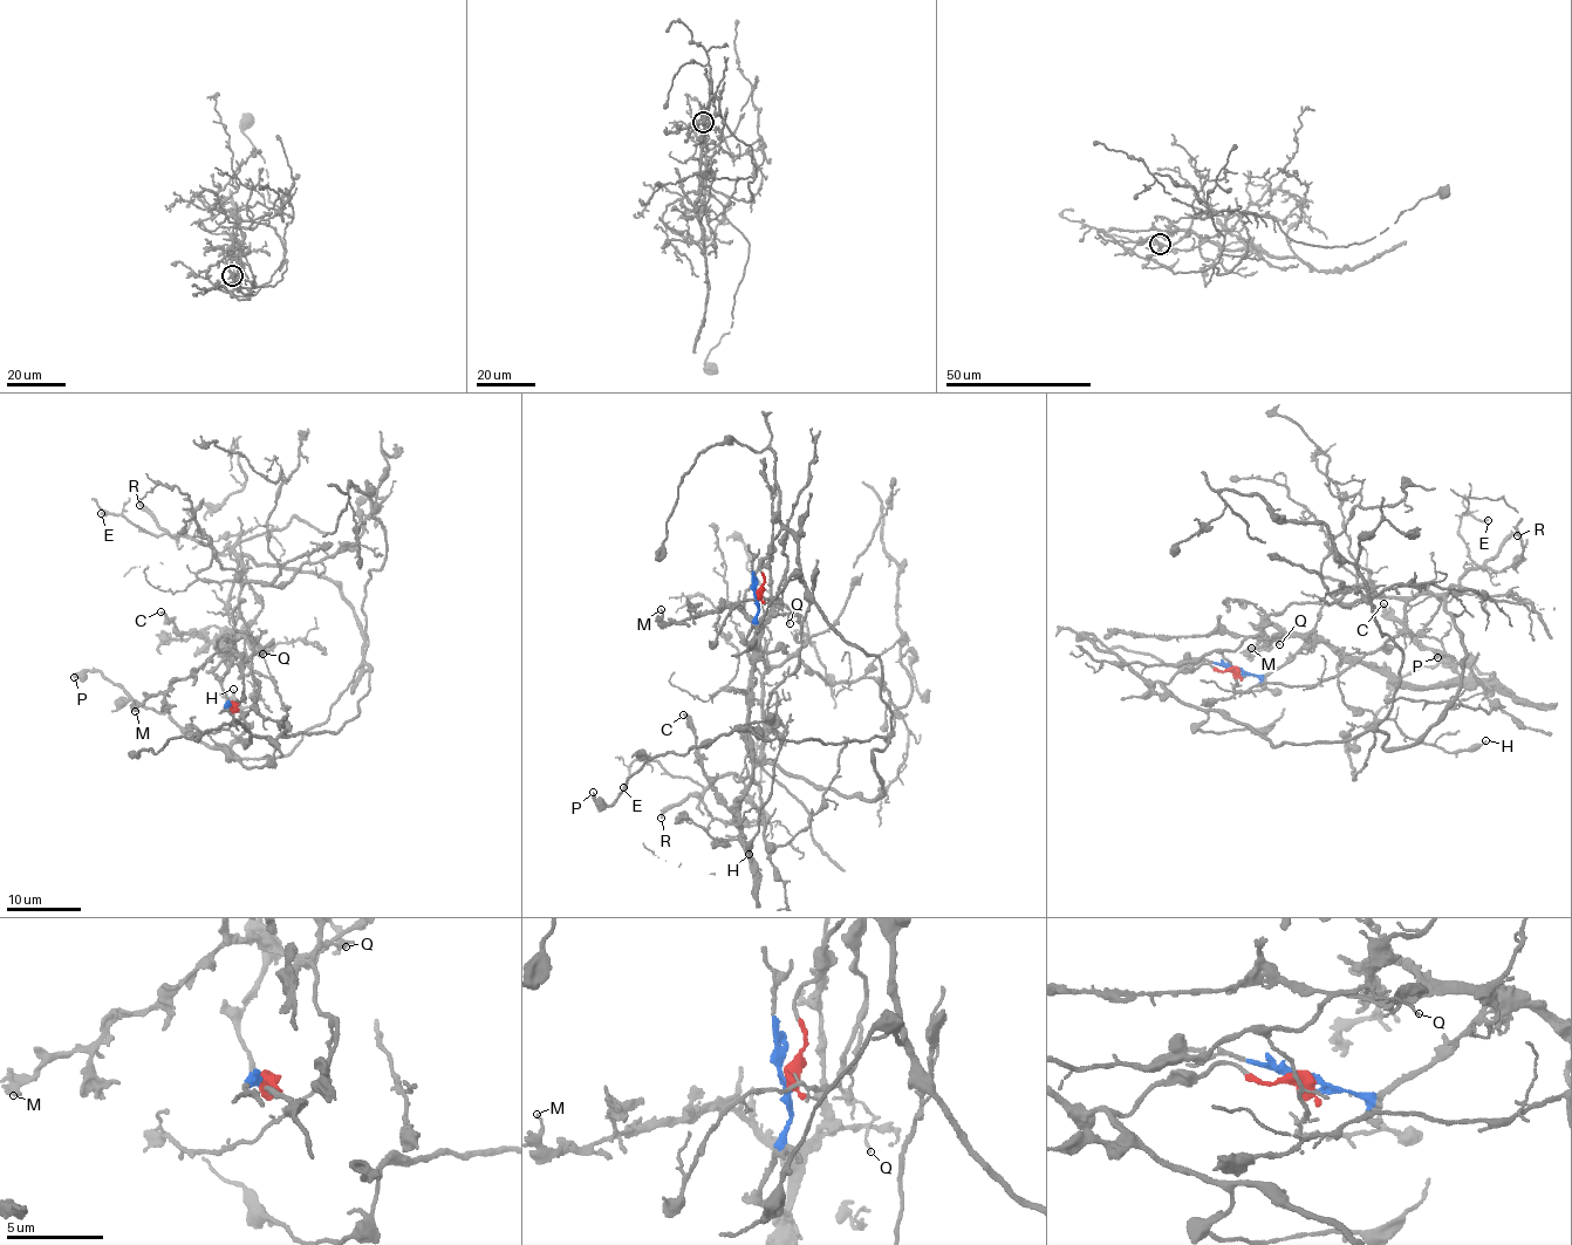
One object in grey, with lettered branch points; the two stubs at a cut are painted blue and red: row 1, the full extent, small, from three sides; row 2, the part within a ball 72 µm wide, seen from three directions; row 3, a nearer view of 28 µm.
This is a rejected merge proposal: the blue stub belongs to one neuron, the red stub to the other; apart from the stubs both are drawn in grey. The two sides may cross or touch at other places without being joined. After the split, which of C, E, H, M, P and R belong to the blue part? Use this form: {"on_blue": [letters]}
{"on_blue": ["C", "M"]}

